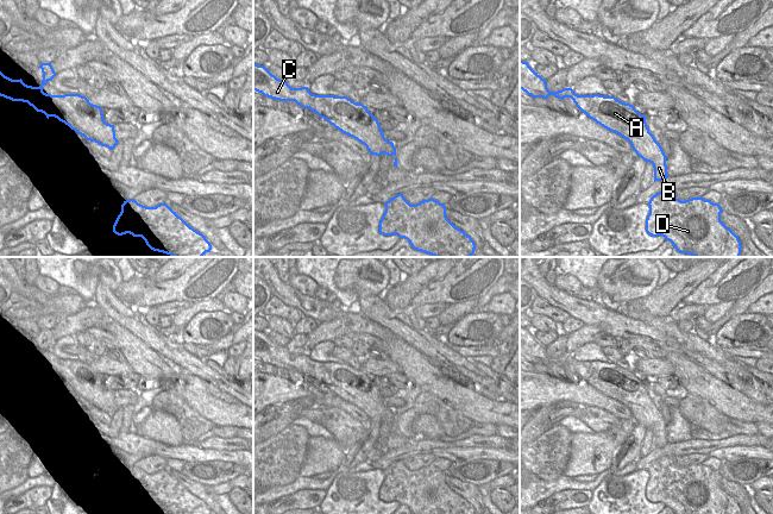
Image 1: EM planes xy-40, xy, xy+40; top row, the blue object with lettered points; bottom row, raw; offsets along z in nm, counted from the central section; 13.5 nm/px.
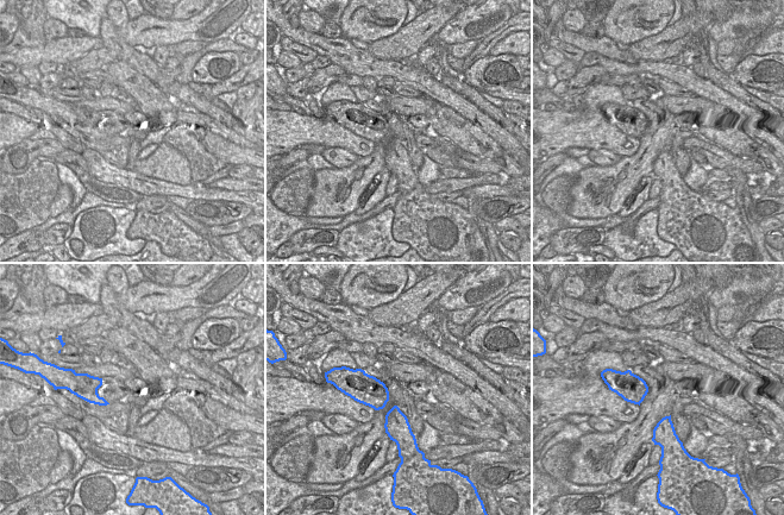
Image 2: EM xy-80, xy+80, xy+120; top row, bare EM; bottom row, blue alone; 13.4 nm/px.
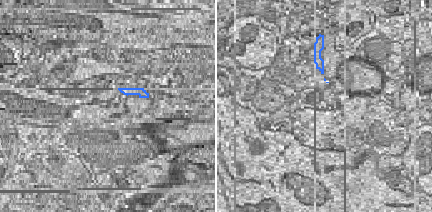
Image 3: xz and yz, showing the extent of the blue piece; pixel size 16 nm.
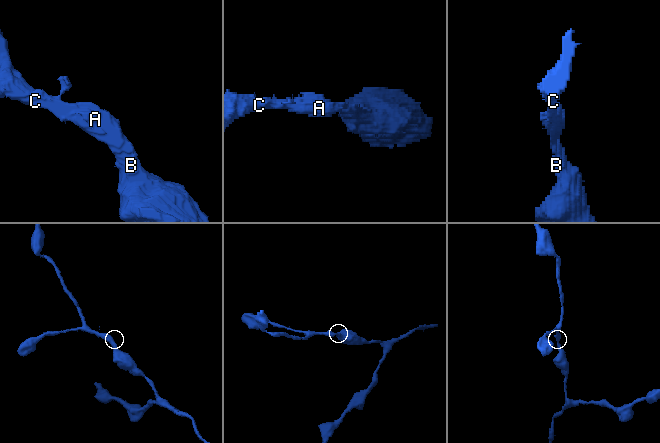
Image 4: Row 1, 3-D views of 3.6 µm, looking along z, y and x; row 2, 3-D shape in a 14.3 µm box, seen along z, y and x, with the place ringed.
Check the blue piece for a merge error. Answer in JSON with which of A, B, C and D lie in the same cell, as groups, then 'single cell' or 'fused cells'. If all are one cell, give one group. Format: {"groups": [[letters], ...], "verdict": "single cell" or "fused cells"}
{"groups": [["A", "B", "C", "D"]], "verdict": "single cell"}

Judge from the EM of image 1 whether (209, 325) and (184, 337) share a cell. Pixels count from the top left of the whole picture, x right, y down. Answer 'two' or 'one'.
one

